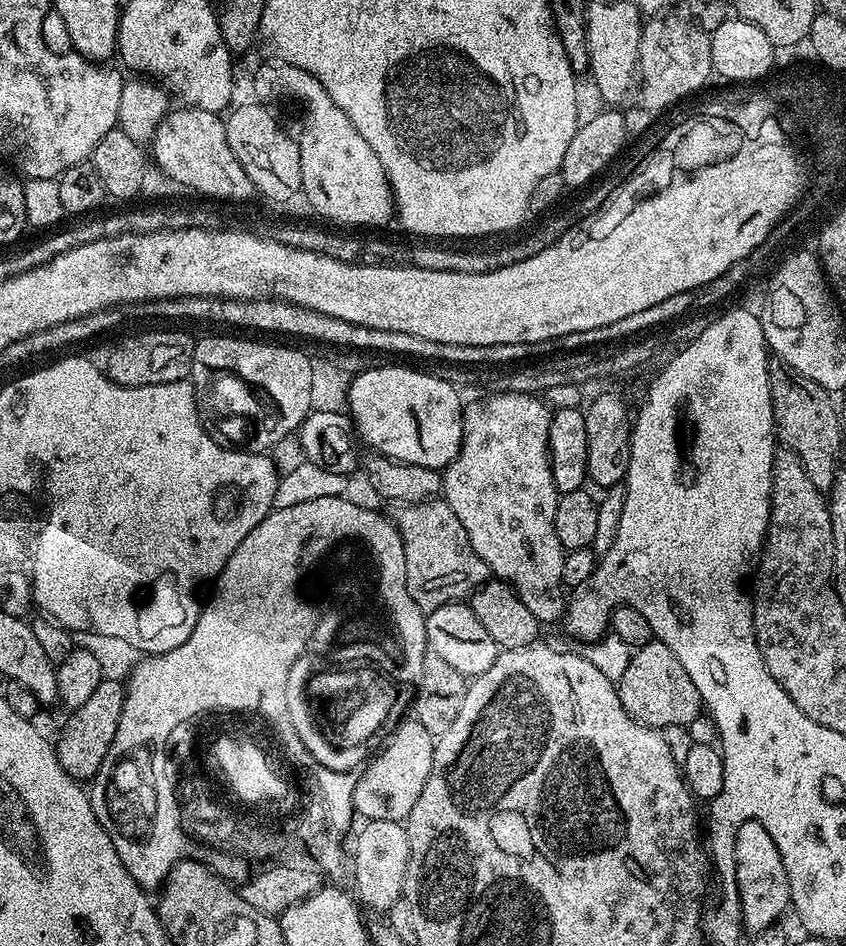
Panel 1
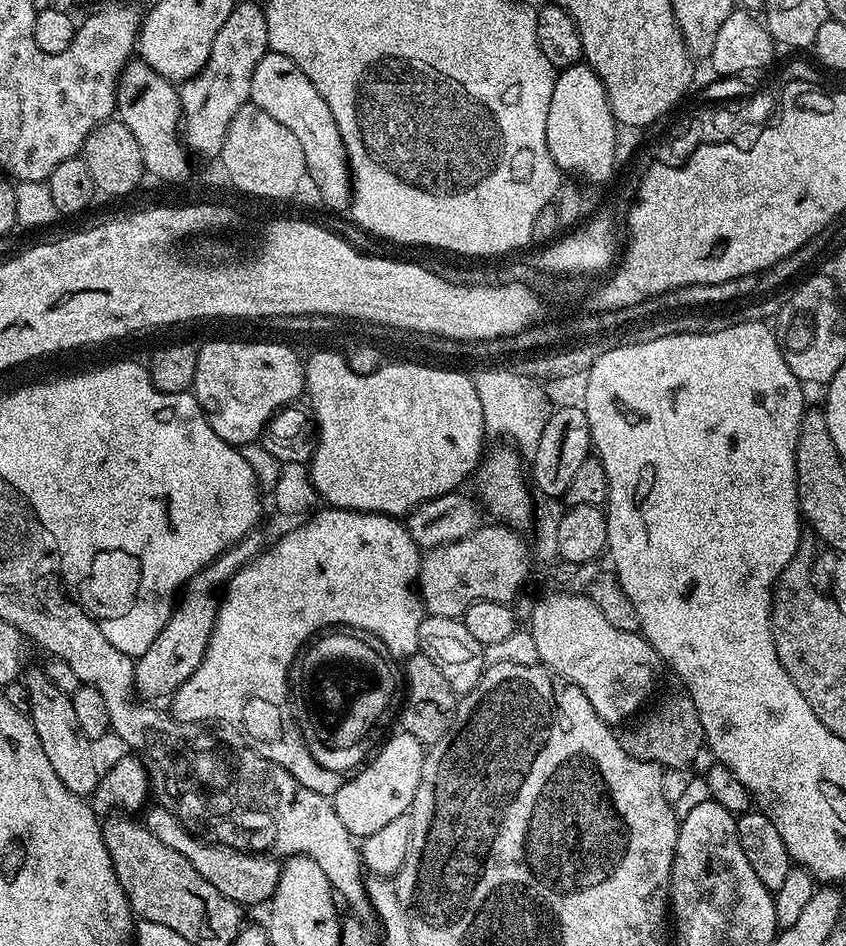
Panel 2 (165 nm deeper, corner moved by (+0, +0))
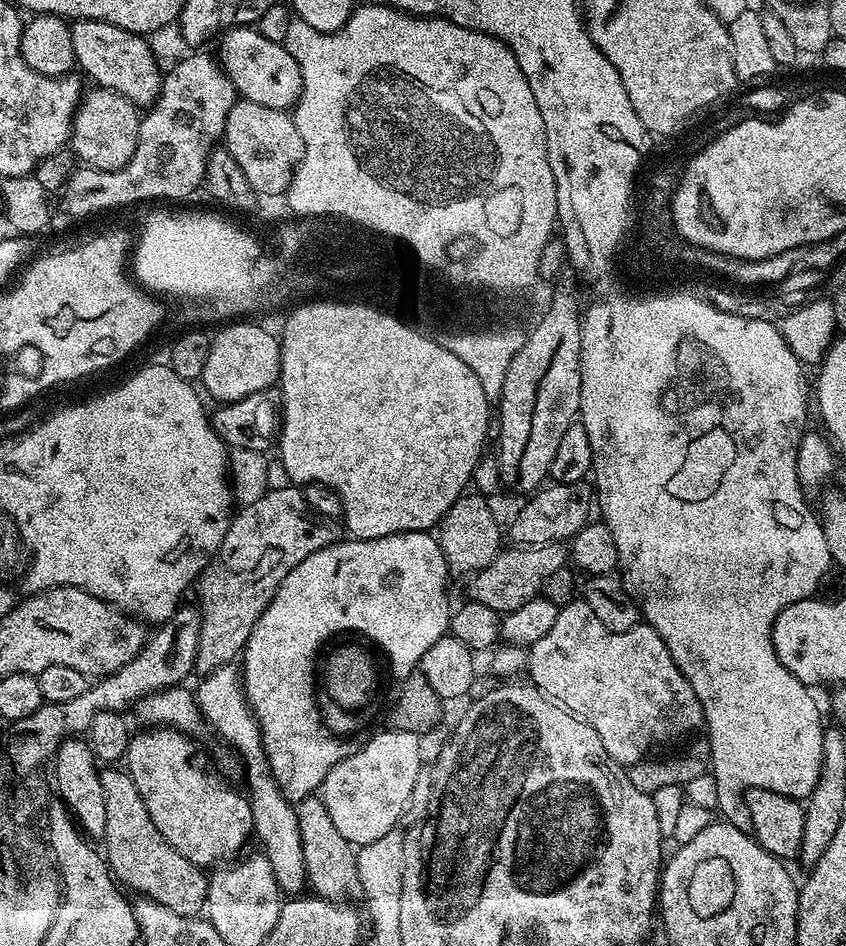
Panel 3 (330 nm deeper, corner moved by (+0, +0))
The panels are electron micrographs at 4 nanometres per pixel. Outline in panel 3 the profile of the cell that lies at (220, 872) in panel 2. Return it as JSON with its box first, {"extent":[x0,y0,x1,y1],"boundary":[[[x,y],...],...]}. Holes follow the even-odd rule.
{"extent":[124,727,253,870],"boundary":[[[162,727],[144,731],[148,732],[140,732],[137,736],[135,733],[129,739],[124,760],[128,776],[137,787],[138,794],[141,795],[146,810],[149,811],[150,820],[157,827],[158,832],[166,838],[174,850],[178,851],[178,854],[181,854],[182,858],[186,858],[192,865],[208,870],[221,862],[231,861],[237,855],[235,852],[245,846],[248,836],[250,840],[253,835],[251,803],[241,793],[240,797],[234,789],[227,788],[224,785],[227,783],[219,775],[213,774],[211,769],[209,771],[205,769],[205,762],[192,745],[191,735]]]}

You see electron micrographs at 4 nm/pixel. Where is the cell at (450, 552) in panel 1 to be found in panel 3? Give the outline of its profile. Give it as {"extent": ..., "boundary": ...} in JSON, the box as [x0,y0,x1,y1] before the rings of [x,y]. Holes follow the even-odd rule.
{"extent":[471,543,566,614],"boundary":[[[563,543],[505,547],[489,565],[471,577],[471,599],[482,602],[482,606],[490,606],[490,610],[501,614],[516,612],[519,608],[526,607],[535,596],[539,597],[544,591],[546,578],[550,578],[554,570],[565,567],[565,564],[566,548]]]}

